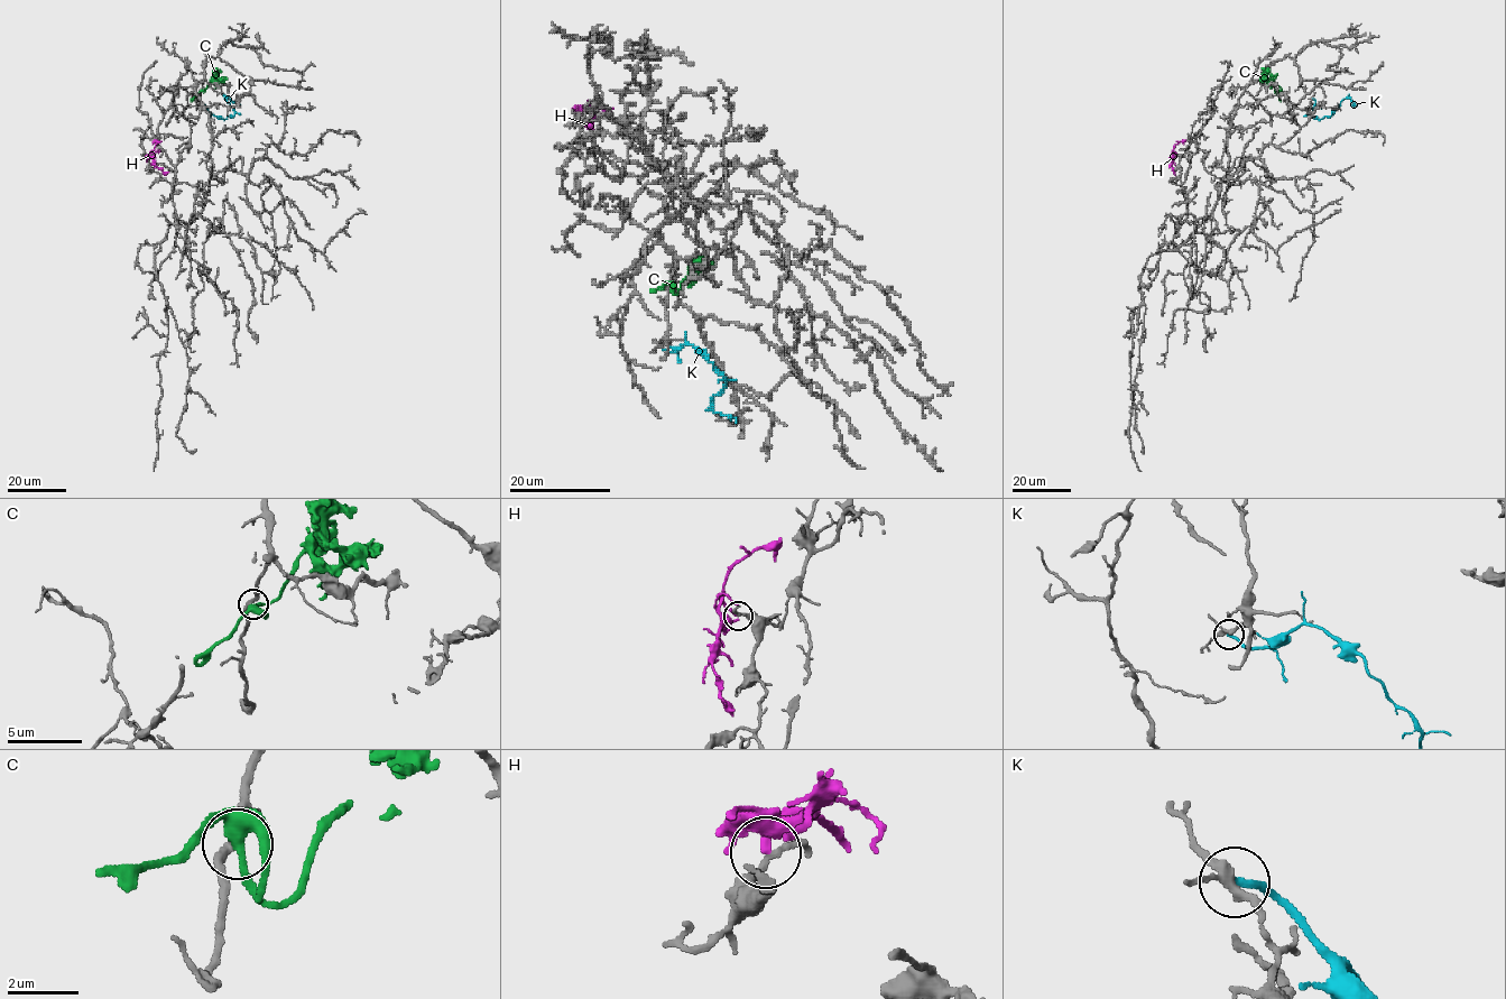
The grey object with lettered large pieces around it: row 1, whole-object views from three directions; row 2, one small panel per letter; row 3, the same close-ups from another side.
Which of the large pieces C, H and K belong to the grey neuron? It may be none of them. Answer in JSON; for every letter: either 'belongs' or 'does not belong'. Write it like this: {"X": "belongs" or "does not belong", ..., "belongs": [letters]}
{"C": "does not belong", "H": "does not belong", "K": "does not belong", "belongs": []}

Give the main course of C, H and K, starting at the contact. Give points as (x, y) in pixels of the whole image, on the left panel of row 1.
C: (202, 90), (212, 79), (227, 79)
H: (149, 155), (167, 174)
K: (196, 99), (223, 119), (234, 114), (228, 98), (240, 105)

